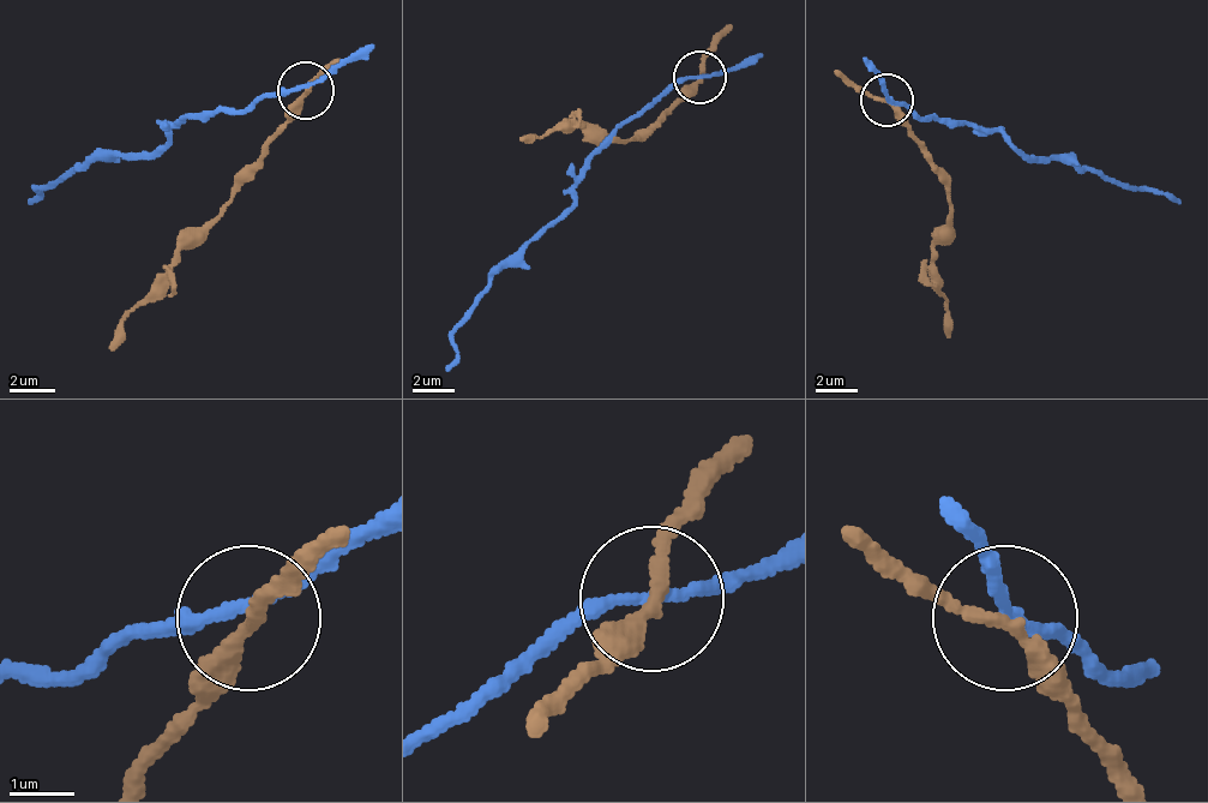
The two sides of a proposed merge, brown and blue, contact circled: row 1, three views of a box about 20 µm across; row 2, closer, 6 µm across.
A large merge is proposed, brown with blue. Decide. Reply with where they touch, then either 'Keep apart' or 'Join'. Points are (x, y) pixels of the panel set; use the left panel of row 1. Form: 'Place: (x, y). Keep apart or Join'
Place: (305, 90). Keep apart

